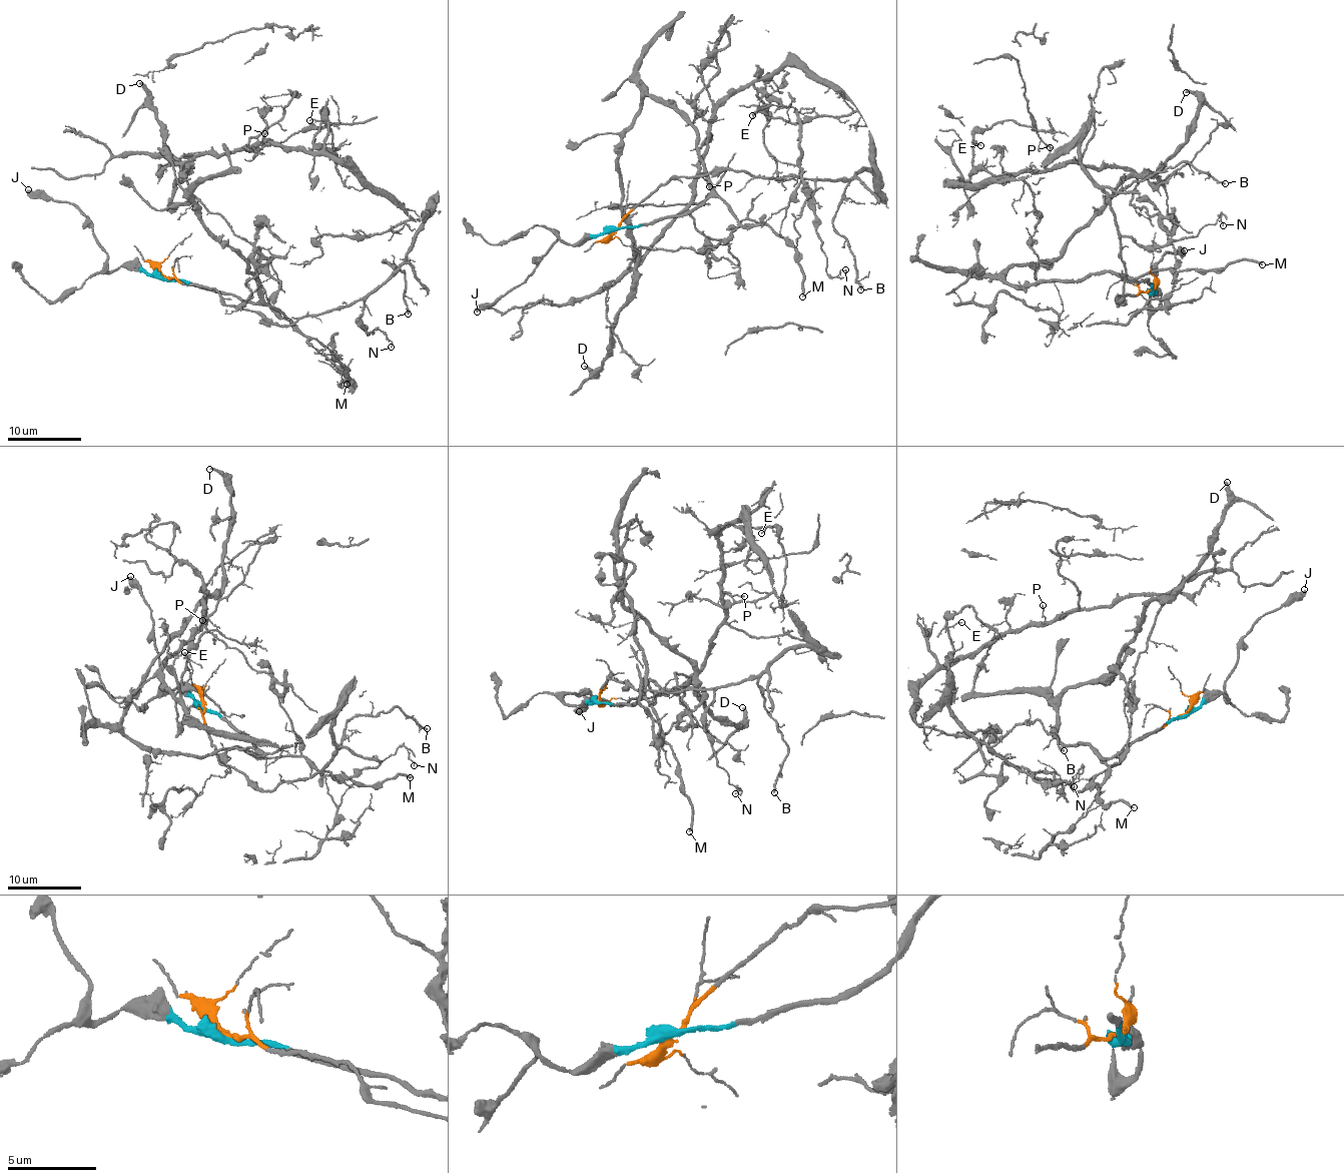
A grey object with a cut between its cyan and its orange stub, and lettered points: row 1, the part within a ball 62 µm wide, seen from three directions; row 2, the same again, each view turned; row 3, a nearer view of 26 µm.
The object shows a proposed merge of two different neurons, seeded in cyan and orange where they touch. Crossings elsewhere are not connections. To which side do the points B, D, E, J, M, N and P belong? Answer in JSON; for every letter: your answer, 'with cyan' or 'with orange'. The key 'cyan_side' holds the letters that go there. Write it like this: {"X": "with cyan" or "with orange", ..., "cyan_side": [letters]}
{"B": "with orange", "D": "with cyan", "E": "with orange", "J": "with cyan", "M": "with cyan", "N": "with orange", "P": "with orange", "cyan_side": ["D", "J", "M"]}

